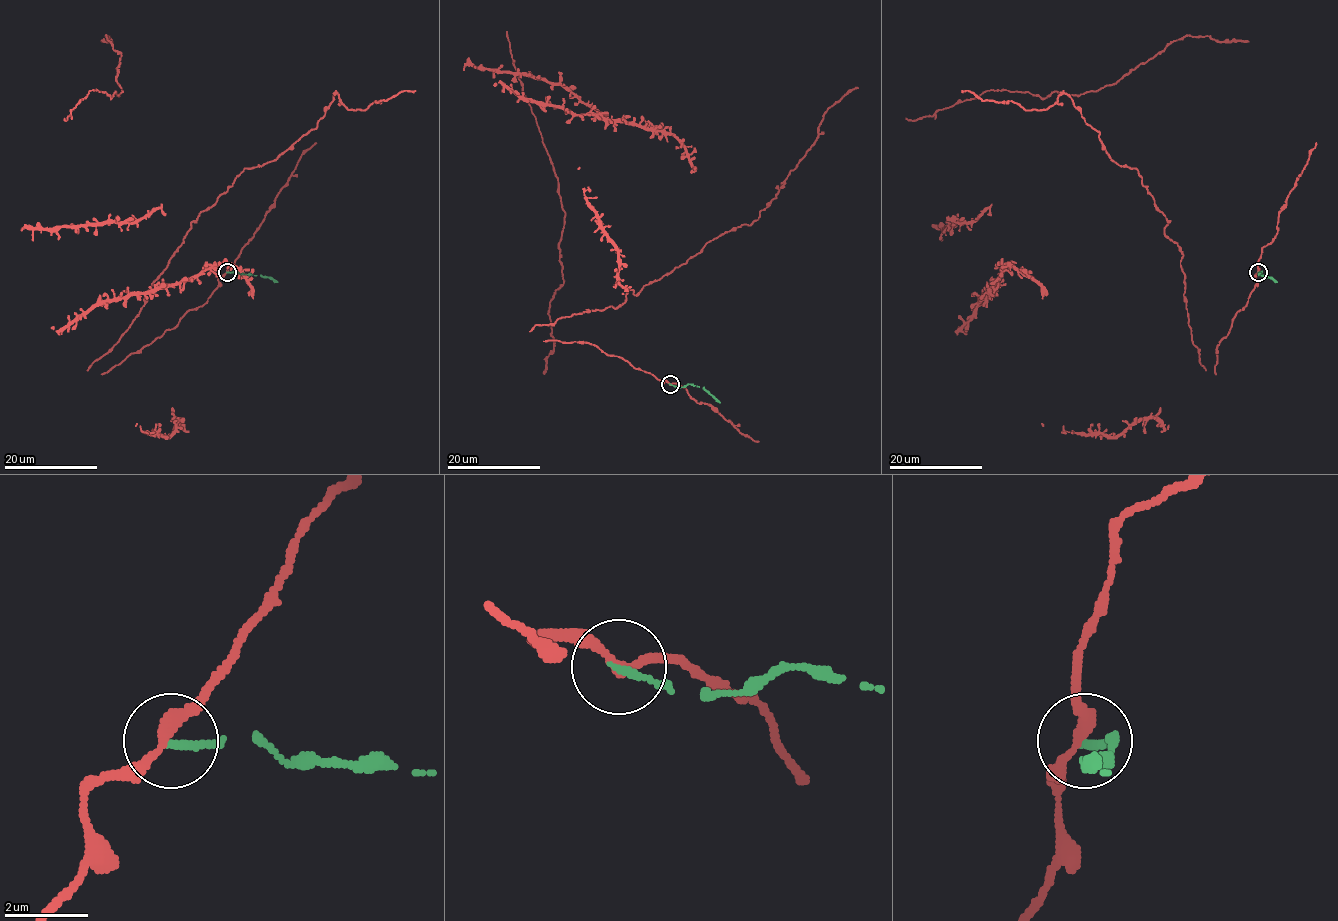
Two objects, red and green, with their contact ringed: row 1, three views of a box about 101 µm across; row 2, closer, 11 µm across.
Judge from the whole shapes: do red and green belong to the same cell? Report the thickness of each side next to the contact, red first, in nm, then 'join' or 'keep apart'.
240 nm thick on the red side, 170 nm on the other; keep apart

